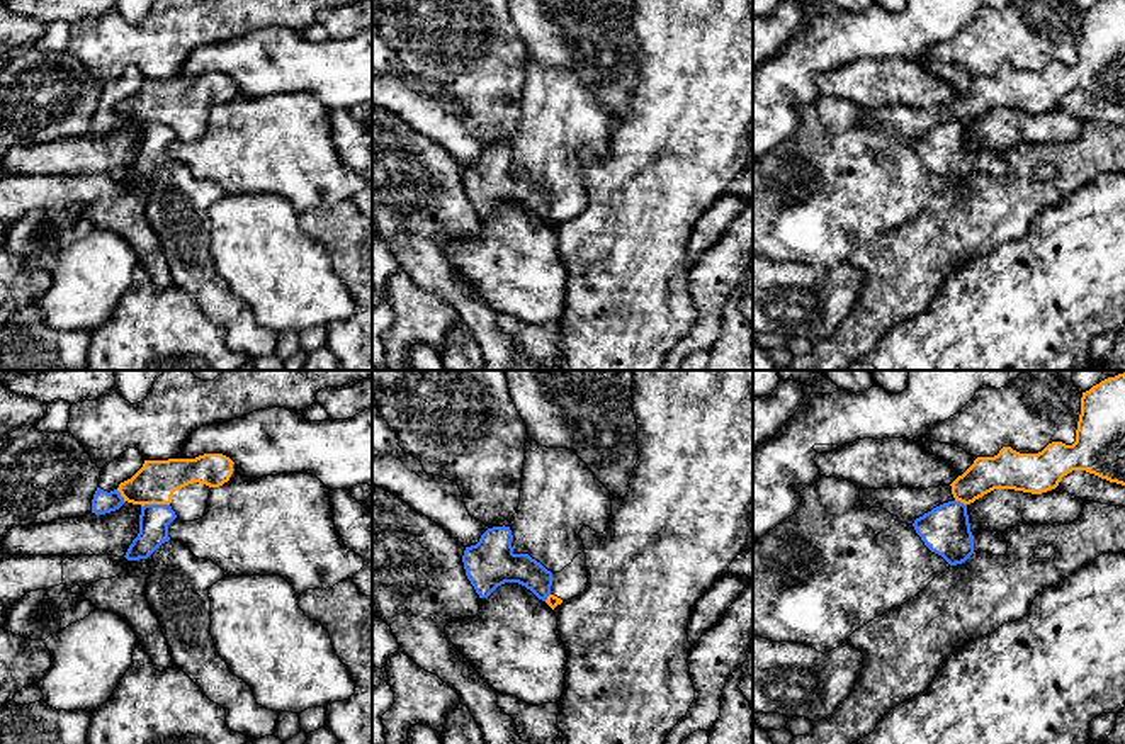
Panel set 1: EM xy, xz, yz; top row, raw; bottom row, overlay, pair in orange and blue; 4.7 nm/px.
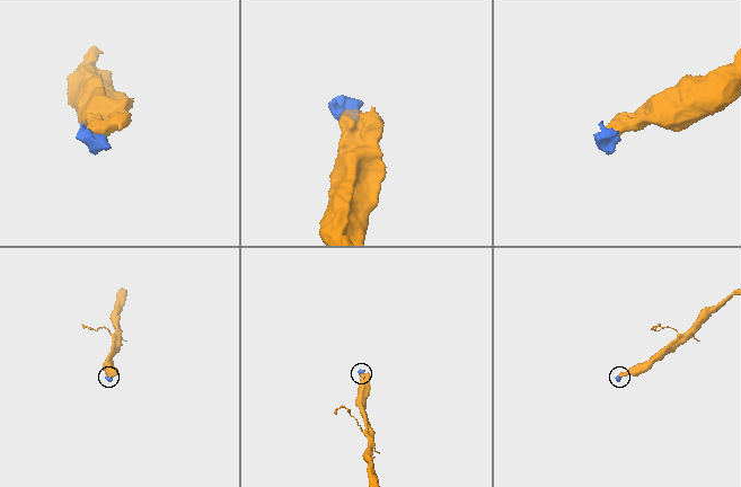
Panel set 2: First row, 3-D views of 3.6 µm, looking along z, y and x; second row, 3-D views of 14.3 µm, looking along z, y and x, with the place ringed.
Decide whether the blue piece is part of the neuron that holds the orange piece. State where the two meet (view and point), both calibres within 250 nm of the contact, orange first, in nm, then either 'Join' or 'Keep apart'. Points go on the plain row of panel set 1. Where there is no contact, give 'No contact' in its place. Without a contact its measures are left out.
Touches orange at xy (155, 123). Thickness 200 nm (orange) against 140 nm. Keep apart

